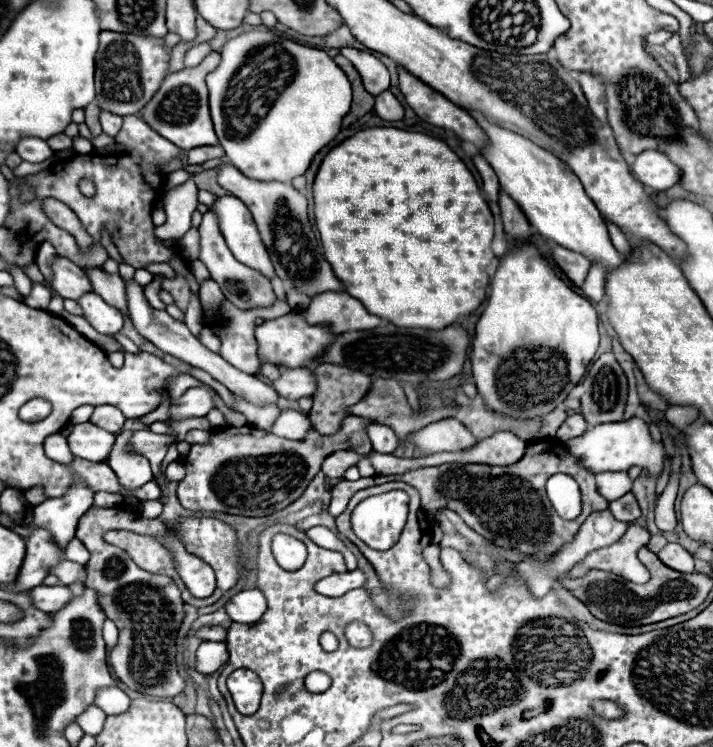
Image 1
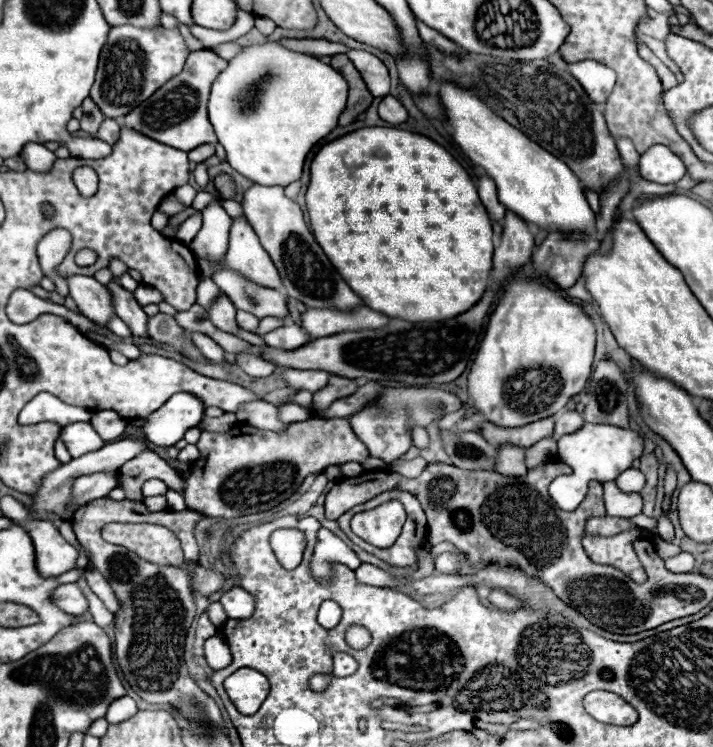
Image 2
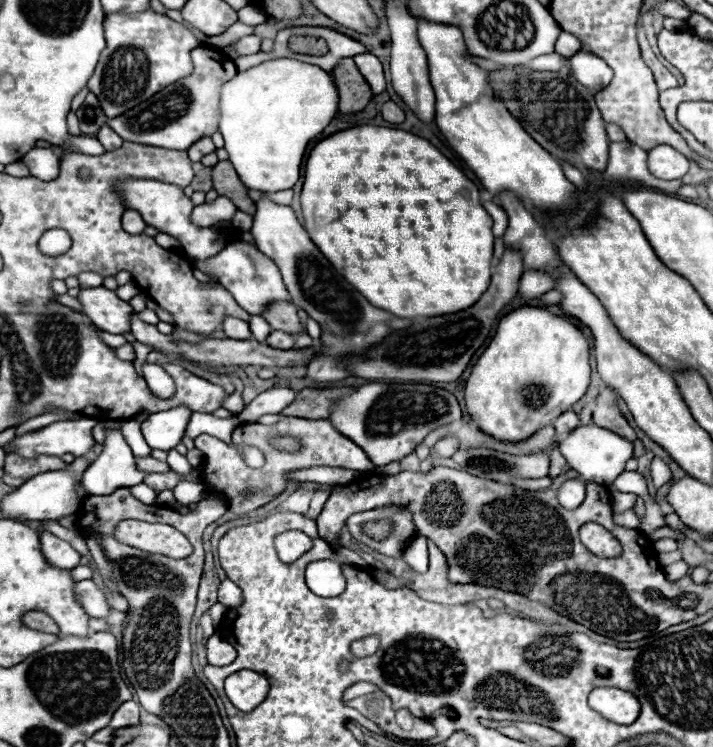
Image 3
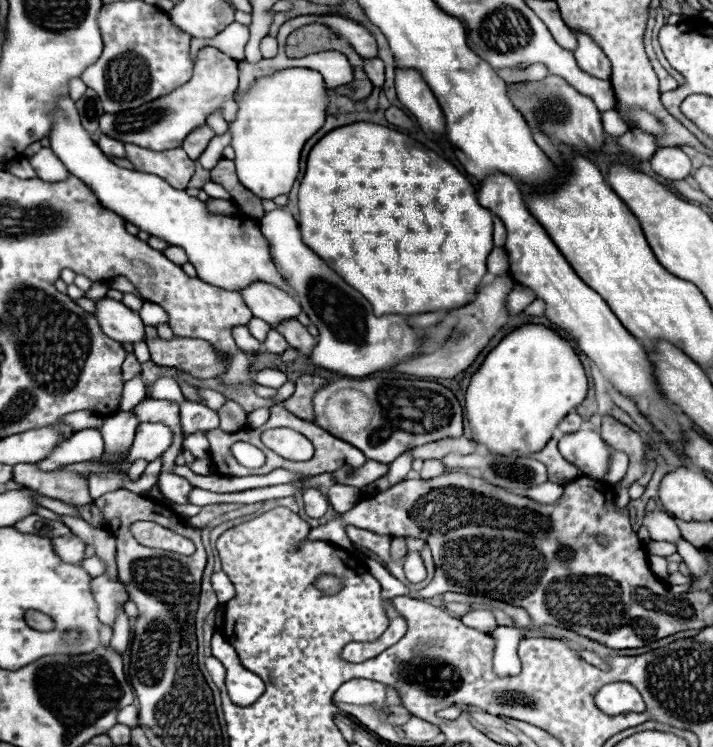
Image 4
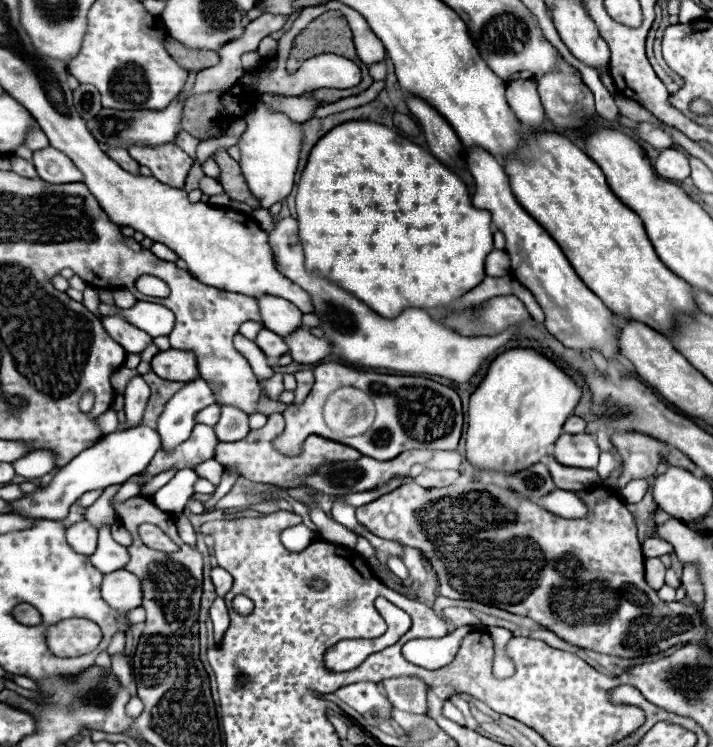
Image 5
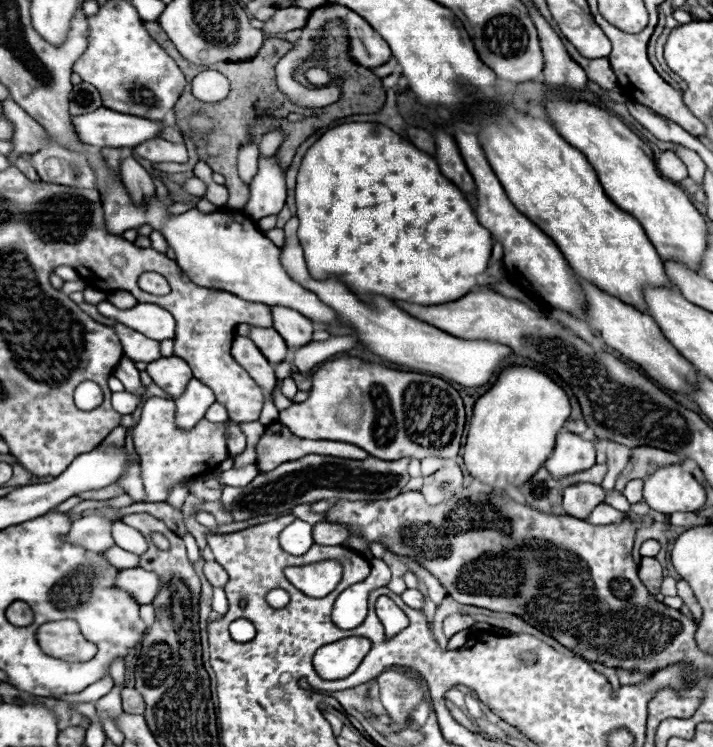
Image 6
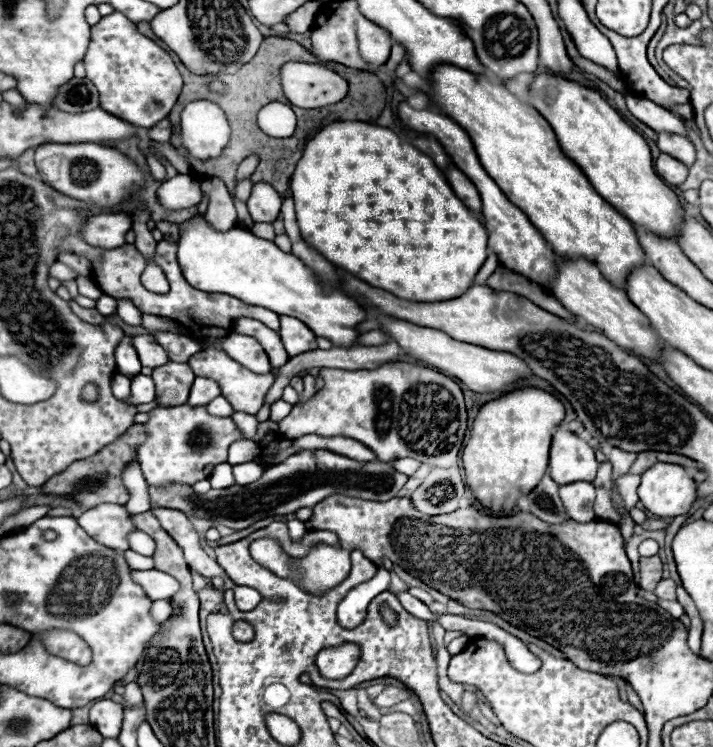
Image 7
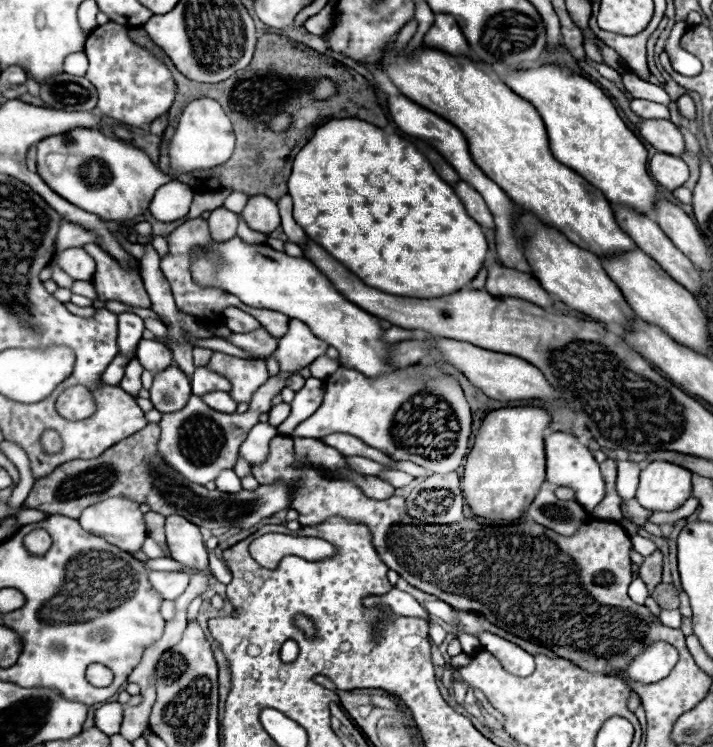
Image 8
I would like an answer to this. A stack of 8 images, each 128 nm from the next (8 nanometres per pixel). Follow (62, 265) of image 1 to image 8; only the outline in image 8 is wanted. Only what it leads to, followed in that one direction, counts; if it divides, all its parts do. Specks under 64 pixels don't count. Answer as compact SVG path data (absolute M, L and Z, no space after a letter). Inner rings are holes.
M142 340L142 342L138 344L136 358L138 358L140 364L142 364L146 370L150 370L152 374L158 374L160 370L166 370L168 366L174 364L170 348L164 346L164 344L160 344L160 342L154 342L154 340Z

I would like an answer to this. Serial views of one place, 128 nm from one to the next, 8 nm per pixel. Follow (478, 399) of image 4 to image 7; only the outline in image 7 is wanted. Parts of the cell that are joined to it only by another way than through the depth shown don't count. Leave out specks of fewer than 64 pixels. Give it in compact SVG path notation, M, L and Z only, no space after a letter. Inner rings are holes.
M520 388L484 404L474 420L470 440L462 452L466 484L480 506L494 514L508 514L518 498L540 484L546 472L552 430L564 420L564 406L548 392Z

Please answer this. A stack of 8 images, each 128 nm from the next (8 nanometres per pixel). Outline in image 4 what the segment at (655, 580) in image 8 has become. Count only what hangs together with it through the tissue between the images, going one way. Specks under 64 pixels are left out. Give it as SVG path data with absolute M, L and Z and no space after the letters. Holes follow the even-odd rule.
M650 556L648 562L650 562L650 570L656 574L656 578L660 578L664 582L668 578L668 570L666 570L668 562L666 562L666 558L662 558L662 556Z

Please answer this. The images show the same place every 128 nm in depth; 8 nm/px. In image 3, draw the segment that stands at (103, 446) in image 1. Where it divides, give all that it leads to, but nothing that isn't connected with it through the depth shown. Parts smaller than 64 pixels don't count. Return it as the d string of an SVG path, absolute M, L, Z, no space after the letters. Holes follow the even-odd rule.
M82 418L78 422L54 422L50 426L44 426L34 432L26 432L10 440L12 452L8 454L34 458L40 454L62 456L66 452L72 452L74 456L82 456L94 446L94 440L90 434L94 426L96 426L96 420L92 418Z

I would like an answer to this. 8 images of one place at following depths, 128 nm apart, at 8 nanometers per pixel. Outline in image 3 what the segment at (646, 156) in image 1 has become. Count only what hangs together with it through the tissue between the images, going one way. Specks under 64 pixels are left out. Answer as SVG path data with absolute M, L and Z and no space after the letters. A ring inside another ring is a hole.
M656 146L648 152L648 170L660 180L678 180L688 172L690 160L672 146Z

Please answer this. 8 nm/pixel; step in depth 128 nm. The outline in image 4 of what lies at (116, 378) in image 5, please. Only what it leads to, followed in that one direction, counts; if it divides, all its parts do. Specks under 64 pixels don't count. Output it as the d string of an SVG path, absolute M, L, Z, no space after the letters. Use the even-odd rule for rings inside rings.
M128 354L124 364L122 364L122 380L128 382L128 380L140 376L140 374L142 374L142 364L136 360L134 354Z

